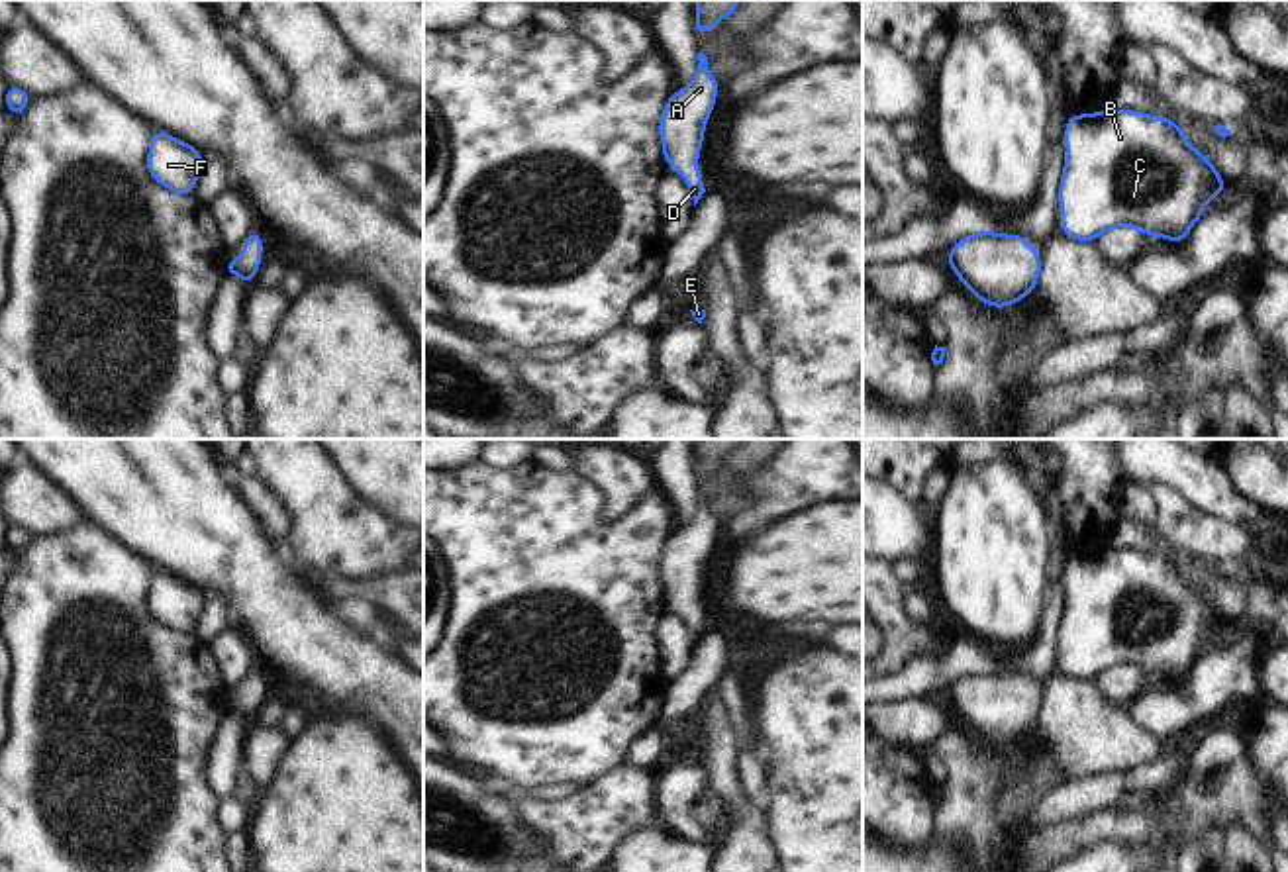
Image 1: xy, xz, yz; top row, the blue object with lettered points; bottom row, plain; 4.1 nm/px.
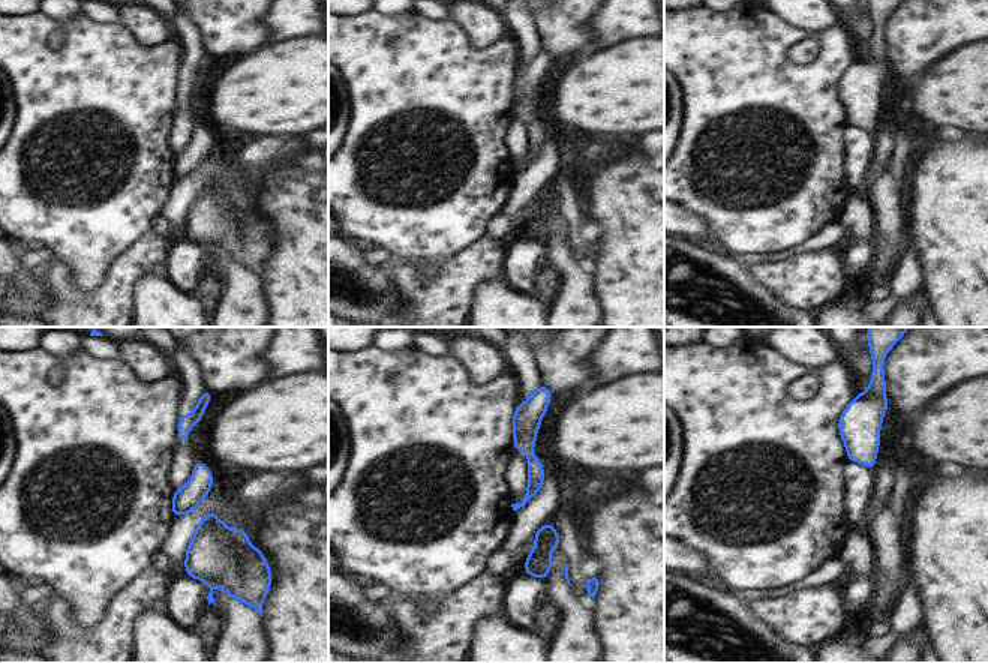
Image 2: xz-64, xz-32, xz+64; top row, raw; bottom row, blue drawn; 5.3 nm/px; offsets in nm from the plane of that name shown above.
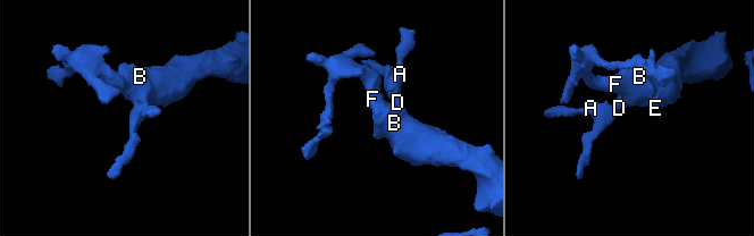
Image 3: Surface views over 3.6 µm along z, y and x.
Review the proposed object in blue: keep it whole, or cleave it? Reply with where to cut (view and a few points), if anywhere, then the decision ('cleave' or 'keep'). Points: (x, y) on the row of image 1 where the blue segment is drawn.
no cut | keep

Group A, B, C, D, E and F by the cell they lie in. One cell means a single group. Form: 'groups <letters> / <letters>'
groups A B C D E F

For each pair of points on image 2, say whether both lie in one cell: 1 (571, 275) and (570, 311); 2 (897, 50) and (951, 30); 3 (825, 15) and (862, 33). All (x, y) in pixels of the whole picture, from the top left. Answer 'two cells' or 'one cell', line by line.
1: one cell
2: one cell
3: two cells

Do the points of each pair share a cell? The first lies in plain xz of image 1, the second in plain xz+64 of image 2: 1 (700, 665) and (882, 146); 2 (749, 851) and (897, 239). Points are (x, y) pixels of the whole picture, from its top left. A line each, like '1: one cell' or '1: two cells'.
1: one cell
2: one cell

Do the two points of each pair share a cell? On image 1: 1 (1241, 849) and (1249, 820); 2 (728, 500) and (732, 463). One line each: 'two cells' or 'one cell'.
1: two cells
2: one cell

